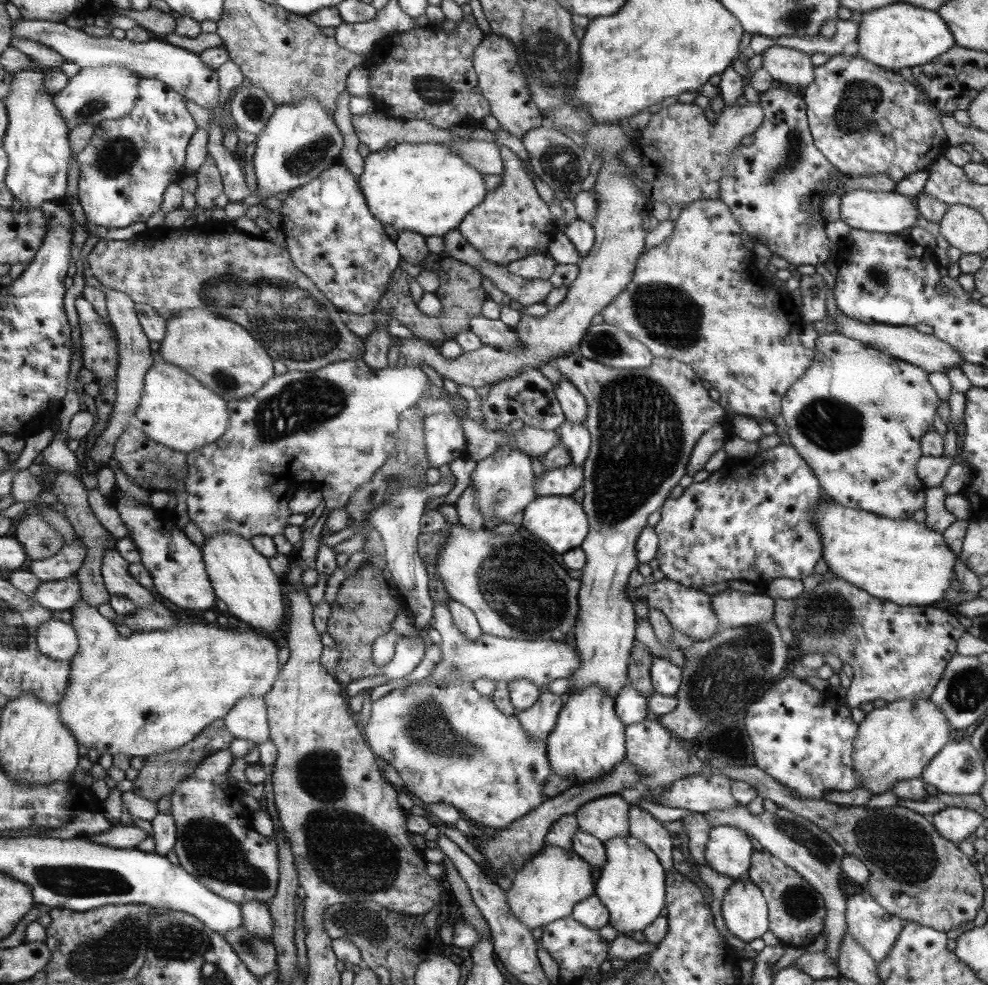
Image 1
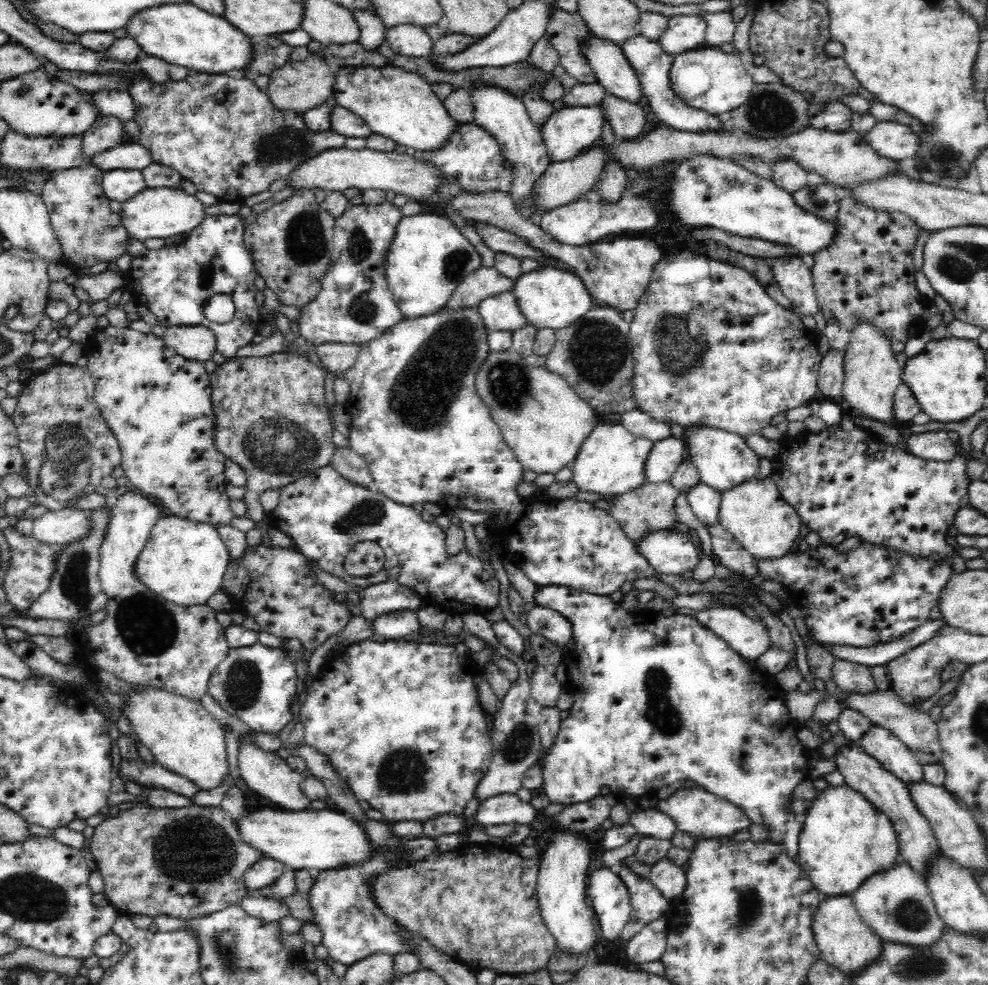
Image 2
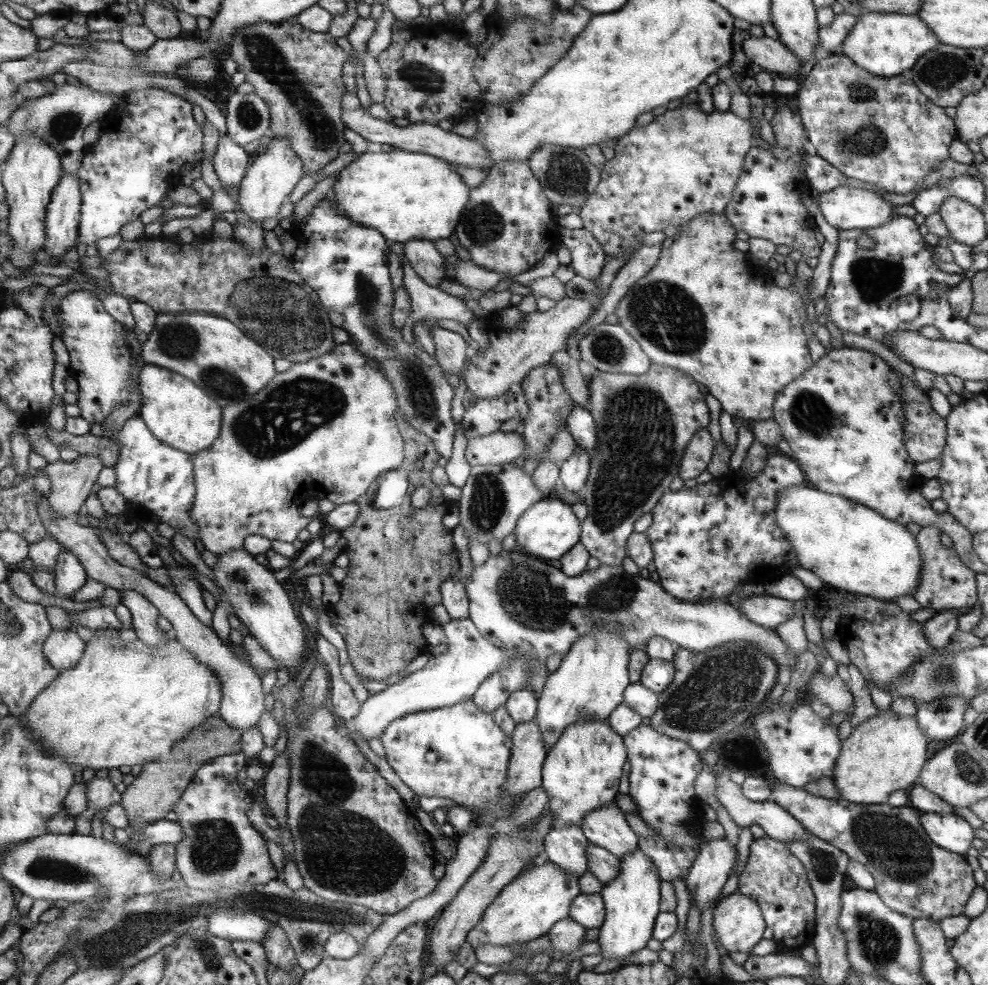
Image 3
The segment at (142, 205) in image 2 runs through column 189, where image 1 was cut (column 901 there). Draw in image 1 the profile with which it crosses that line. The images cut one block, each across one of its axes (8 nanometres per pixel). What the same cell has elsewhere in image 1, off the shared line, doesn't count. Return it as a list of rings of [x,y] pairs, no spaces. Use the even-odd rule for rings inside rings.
[[[857,190],[839,197],[839,218],[837,219],[857,230],[895,234],[907,226],[914,226],[917,222],[917,212],[911,203],[911,198],[897,194],[895,191]]]

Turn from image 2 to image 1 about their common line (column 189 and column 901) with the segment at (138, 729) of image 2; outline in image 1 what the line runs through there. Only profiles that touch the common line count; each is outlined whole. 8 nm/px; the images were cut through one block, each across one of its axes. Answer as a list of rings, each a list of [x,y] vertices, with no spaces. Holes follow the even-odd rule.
[[[928,697],[900,698],[866,712],[852,743],[852,766],[857,786],[876,795],[889,790],[895,781],[921,775],[947,743],[949,733],[949,720]]]

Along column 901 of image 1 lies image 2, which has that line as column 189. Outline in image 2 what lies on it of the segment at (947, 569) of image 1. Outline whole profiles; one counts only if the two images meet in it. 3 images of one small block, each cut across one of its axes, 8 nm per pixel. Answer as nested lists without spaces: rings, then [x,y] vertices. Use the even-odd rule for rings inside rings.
[[[165,516],[152,527],[148,540],[133,564],[133,575],[150,592],[176,607],[206,605],[221,587],[229,563],[228,543],[222,542],[216,527],[181,516]]]

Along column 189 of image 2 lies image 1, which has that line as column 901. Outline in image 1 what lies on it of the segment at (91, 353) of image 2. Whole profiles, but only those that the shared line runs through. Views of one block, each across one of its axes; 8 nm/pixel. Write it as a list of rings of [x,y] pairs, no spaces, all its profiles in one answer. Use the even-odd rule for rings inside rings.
[[[828,330],[828,332],[817,336],[814,342],[812,366],[792,384],[786,392],[785,398],[780,400],[780,414],[785,421],[785,434],[789,439],[789,445],[800,453],[805,463],[809,464],[809,468],[815,473],[826,498],[832,499],[841,506],[876,513],[877,516],[888,517],[891,520],[907,520],[911,518],[911,514],[915,510],[919,510],[923,506],[923,498],[915,498],[915,496],[919,496],[917,492],[923,490],[916,474],[916,462],[921,456],[921,436],[924,436],[925,432],[932,428],[935,409],[940,402],[931,384],[927,381],[927,376],[929,376],[929,372],[917,365],[909,364],[909,361],[889,356],[888,353],[881,352],[880,349],[874,349],[861,341],[850,339],[837,332]]]

